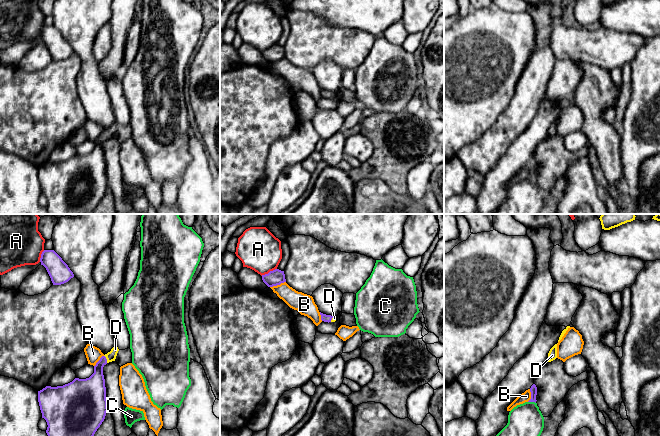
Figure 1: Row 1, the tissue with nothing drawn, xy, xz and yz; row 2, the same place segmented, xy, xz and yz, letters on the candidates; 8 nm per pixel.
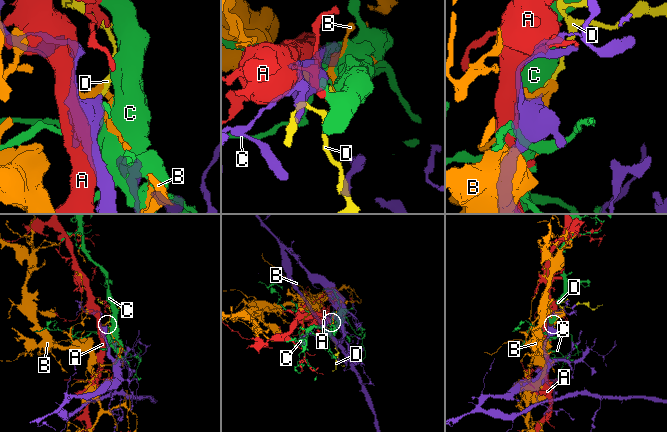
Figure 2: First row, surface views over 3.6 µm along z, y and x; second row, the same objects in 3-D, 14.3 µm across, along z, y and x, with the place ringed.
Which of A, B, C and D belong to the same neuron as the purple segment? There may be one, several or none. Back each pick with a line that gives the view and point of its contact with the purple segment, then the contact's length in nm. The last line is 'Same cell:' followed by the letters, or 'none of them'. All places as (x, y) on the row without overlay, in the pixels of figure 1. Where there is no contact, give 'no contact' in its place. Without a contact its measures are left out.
D: xy (106, 135) | 70 nm
Same cell: D

